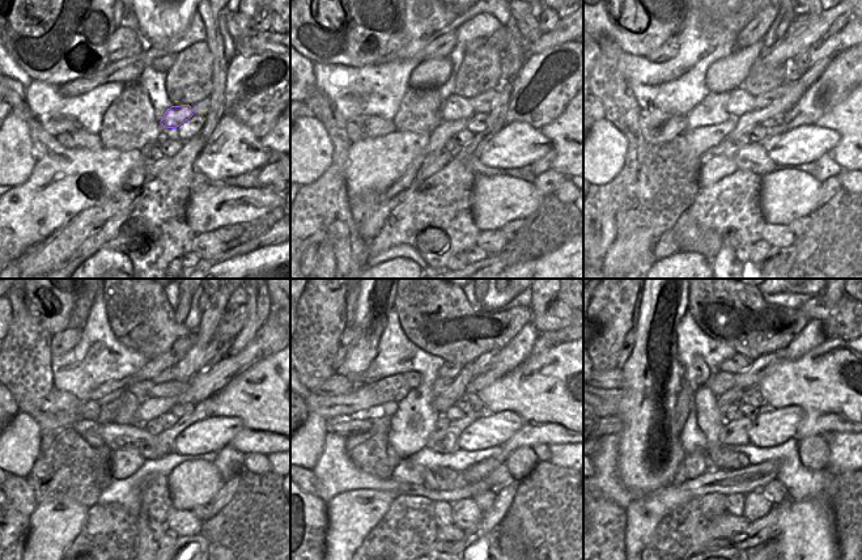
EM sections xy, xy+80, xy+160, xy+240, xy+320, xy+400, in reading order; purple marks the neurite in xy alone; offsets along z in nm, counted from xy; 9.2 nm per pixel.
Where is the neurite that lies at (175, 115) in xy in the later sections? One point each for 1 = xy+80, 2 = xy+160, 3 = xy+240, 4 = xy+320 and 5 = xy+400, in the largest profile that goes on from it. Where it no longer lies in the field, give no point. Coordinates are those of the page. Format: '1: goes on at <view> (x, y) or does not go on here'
1: goes on at xy+80 (454, 107)
2: goes on at xy+160 (741, 102)
3: goes on at xy+240 (141, 390)
4: goes on at xy+320 (413, 378)
5: goes on at xy+400 (697, 372)

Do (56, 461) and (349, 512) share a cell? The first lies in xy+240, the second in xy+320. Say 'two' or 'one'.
two

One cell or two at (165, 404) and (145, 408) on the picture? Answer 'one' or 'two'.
one

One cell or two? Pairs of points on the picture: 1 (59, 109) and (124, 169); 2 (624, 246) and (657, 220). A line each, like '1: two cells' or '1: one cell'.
1: two cells
2: two cells

